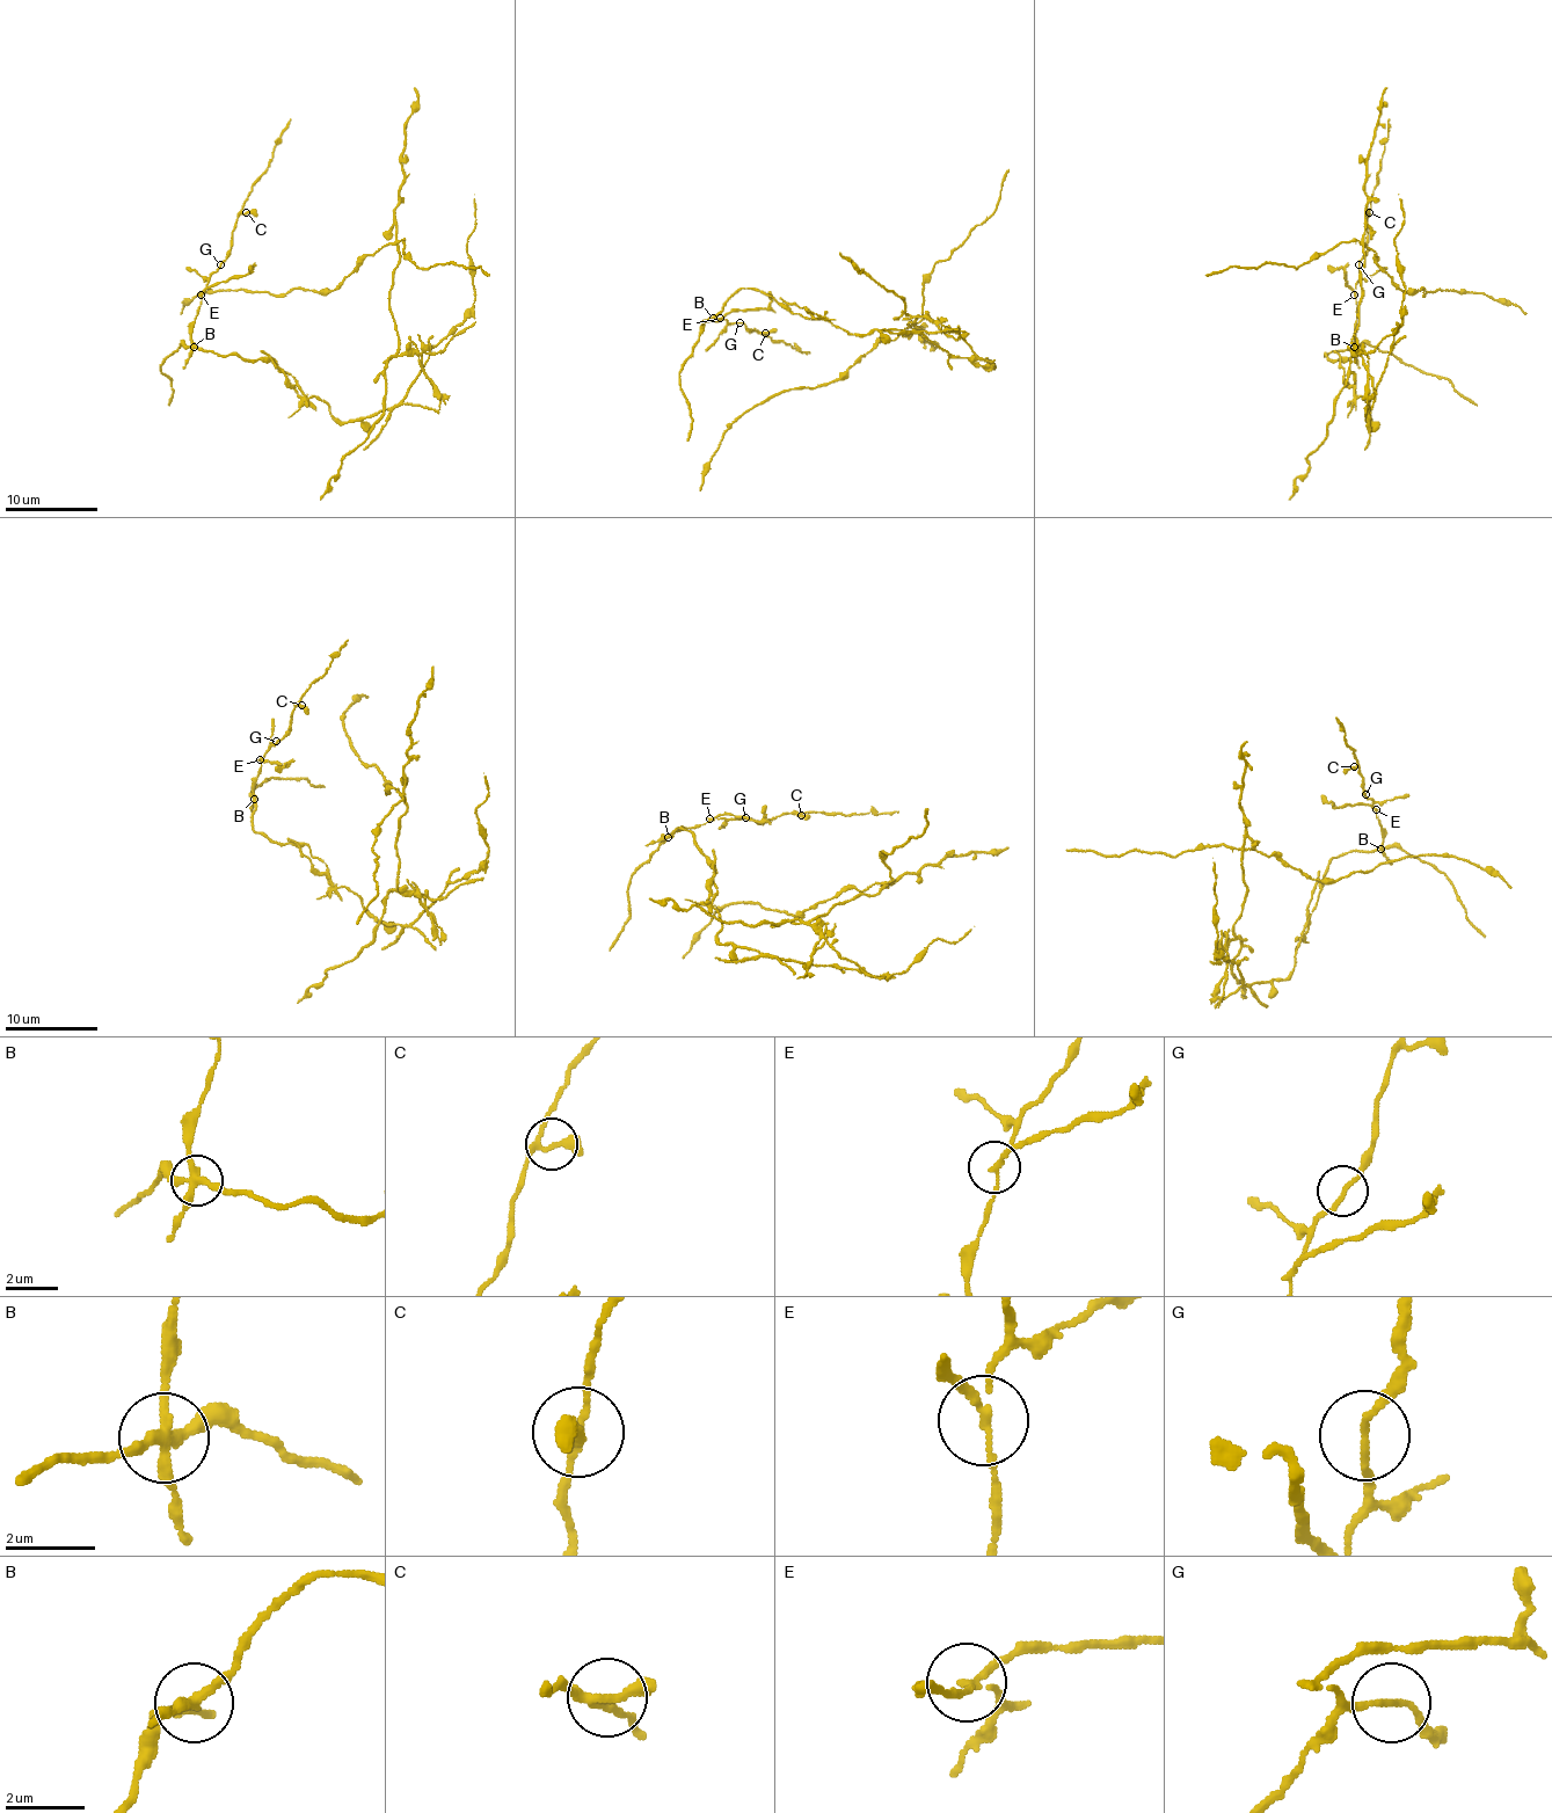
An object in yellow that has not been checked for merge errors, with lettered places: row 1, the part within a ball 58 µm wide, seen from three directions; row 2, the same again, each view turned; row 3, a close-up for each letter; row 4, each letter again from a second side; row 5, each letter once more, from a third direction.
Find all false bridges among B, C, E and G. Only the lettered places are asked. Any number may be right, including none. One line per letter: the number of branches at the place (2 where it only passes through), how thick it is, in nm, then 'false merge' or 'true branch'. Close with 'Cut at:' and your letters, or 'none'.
B: 4 branches meet; 260 nm thick; false merge
C: 4 branches meet; 220 nm thick; true branch
E: 3 branches meet; 130 nm thick; false merge
G: 2 branches meet; 150 nm thick; true branch
Cut at: B, E

